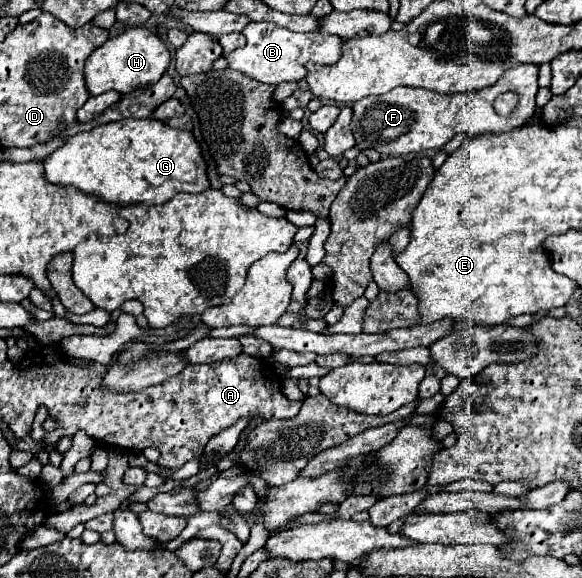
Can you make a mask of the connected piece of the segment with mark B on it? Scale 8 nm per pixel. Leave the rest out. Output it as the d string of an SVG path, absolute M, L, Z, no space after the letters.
M249 23L245 27L247 45L235 49L227 55L227 67L239 73L245 73L261 83L277 85L283 81L303 81L307 75L305 63L319 63L319 65L333 65L341 59L341 49L345 39L337 35L323 35L323 33L293 33L285 27L277 27L273 23Z

